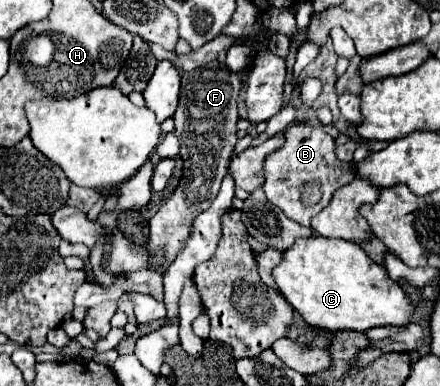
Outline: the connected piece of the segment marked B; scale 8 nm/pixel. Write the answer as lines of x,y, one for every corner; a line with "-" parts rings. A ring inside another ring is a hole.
292,127
284,133
282,149
276,149
264,161
262,189
268,197
268,201
274,203
276,207
280,207
286,217
290,217
292,221
296,221
304,227
310,227
310,219
328,205
332,193
338,187
344,187
346,183
350,183
354,177
356,177
356,167
352,163
342,163
336,159
334,137
330,133
324,133
322,129
314,129
314,127
304,127
304,129
-
308,181
318,181
322,187
322,199
316,205
306,205
300,197
300,189

